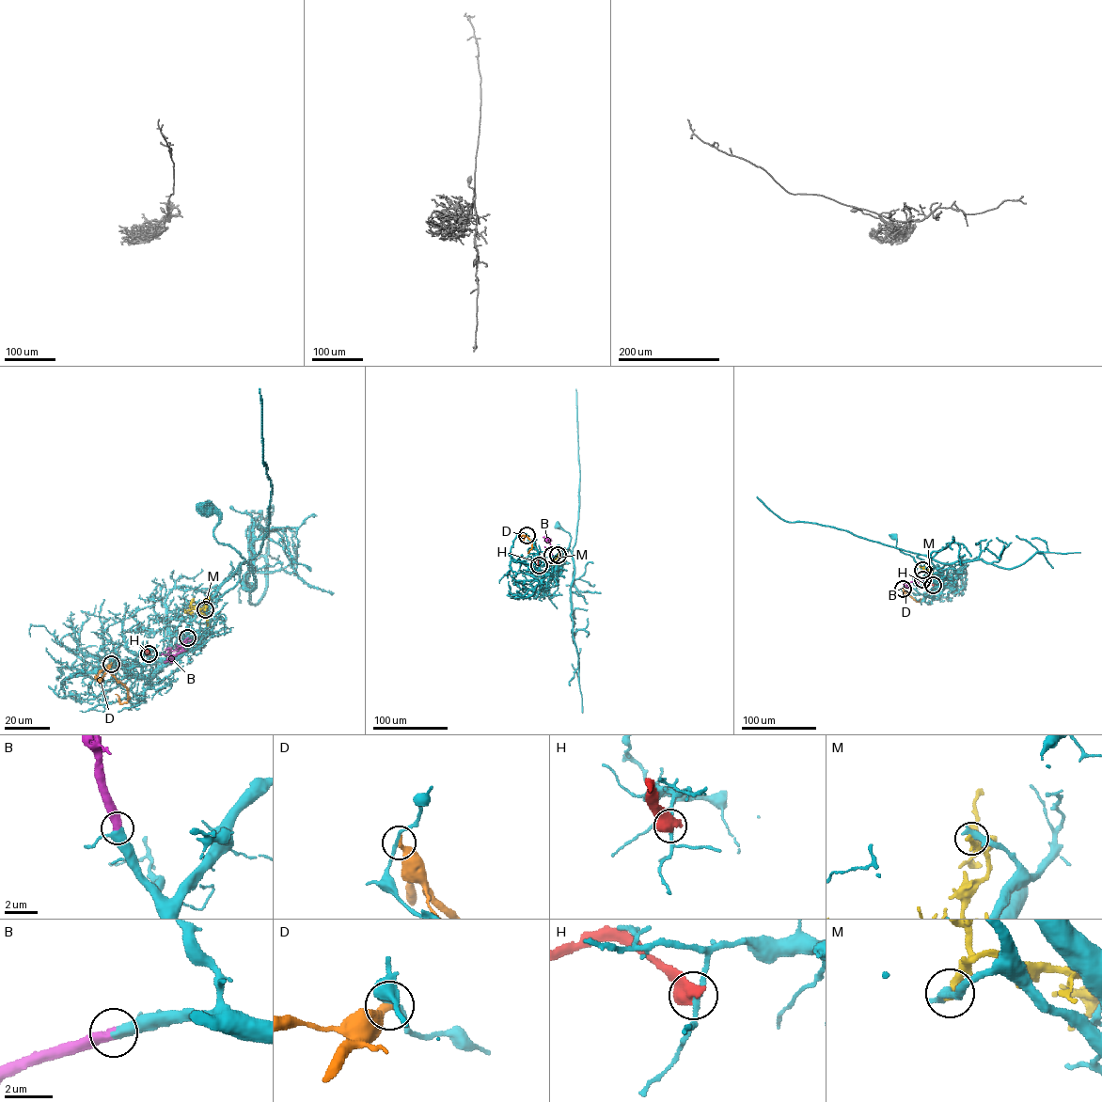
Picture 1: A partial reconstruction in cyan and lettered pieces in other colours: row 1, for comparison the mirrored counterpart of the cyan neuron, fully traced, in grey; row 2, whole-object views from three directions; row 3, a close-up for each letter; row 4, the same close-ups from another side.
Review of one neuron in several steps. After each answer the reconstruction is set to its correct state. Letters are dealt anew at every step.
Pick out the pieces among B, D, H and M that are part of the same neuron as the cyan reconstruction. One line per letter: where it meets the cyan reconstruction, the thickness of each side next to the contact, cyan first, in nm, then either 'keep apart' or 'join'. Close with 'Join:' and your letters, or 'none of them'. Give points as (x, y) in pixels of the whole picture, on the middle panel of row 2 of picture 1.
B: contact (552, 555); calibres 380 and 480 nm; join
D: contact (527, 535); calibres 190 and 360 nm; keep apart
H: contact (539, 565); calibres 190 and 650 nm; keep apart
M: contact (558, 555); calibres 460 and 360 nm; keep apart
Join: B

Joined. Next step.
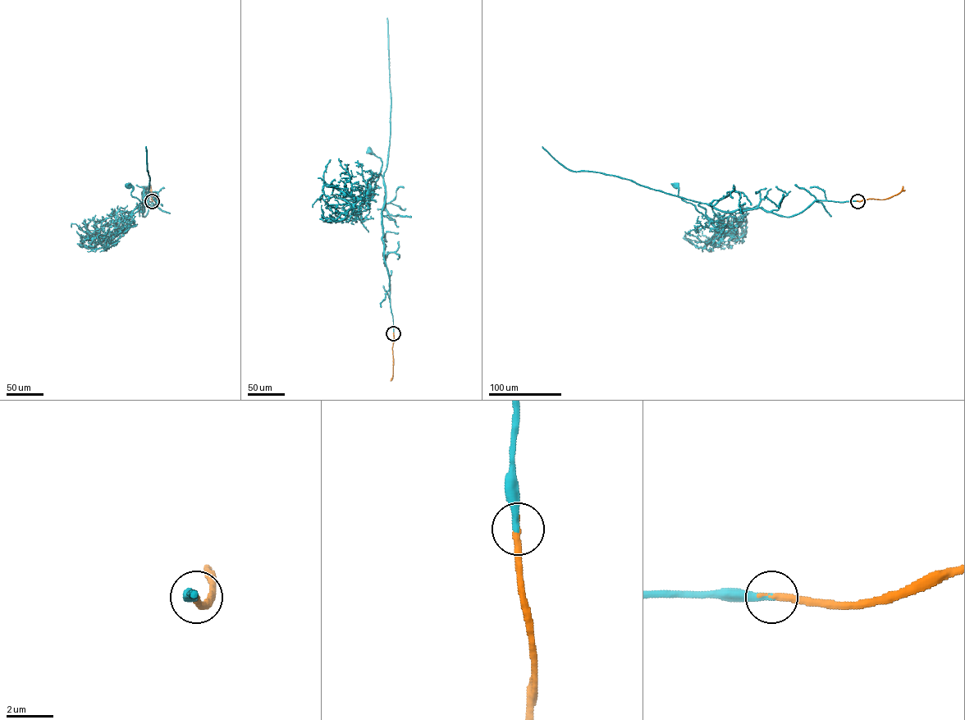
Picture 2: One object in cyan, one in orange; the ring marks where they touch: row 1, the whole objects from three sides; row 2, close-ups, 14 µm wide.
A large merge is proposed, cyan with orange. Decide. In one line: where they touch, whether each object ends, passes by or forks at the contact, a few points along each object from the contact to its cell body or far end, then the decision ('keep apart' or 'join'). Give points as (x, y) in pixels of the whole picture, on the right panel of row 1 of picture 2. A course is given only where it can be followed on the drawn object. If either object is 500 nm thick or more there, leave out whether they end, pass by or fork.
(857, 201) | cyan ends | orange ends | cyan via (857, 201), (816, 200), (788, 217), (760, 208), (724, 212), (699, 204), (708, 220), (679, 197), (676, 185) | orange via (857, 201), (887, 199), (898, 193), (903, 186) | join

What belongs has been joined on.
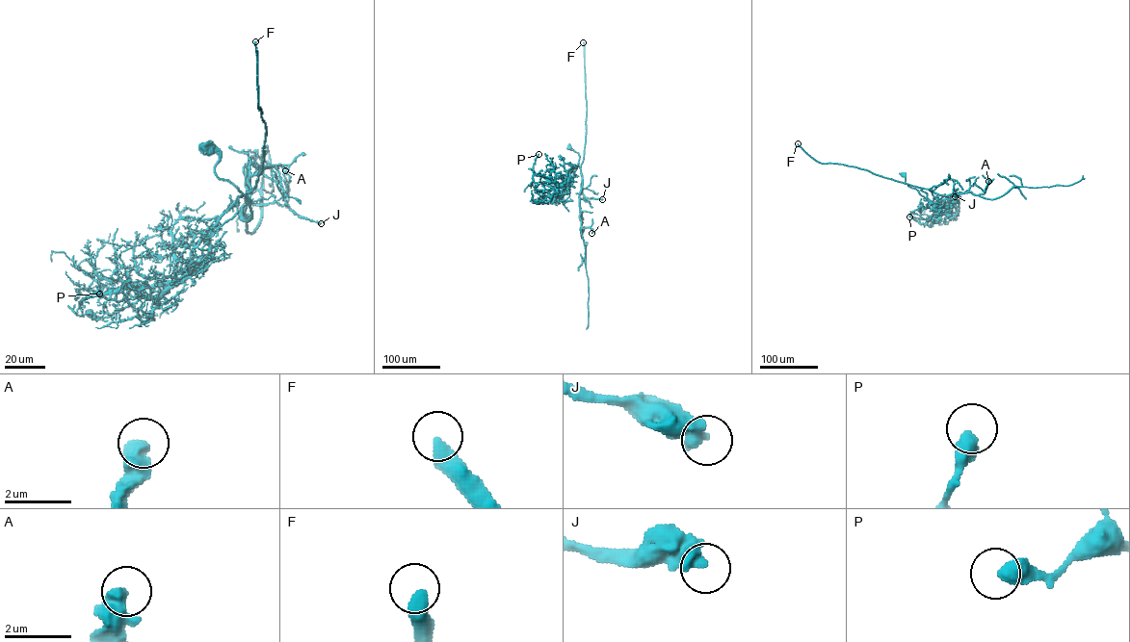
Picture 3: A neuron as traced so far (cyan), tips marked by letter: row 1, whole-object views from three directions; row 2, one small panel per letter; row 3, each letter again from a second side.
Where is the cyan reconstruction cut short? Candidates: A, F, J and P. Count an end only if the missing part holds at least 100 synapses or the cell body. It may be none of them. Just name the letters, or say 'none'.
F

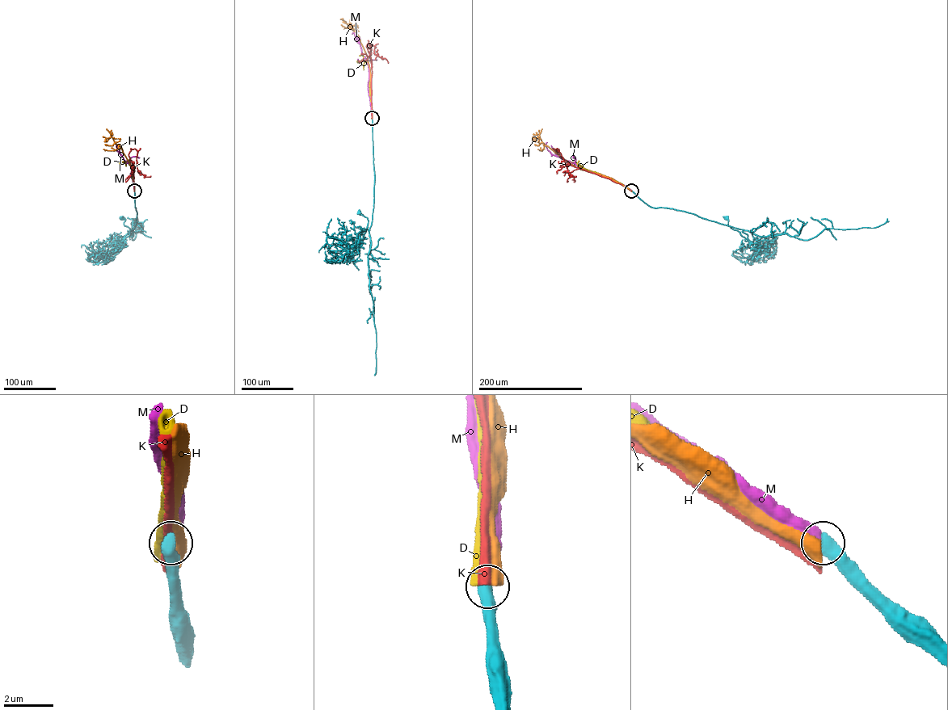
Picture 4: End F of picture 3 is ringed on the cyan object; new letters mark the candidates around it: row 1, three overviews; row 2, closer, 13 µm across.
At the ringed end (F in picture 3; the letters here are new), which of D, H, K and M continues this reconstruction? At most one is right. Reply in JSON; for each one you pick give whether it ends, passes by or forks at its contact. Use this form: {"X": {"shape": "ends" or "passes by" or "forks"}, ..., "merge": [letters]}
{"M": {"shape": "ends"}, "merge": ["M"]}

